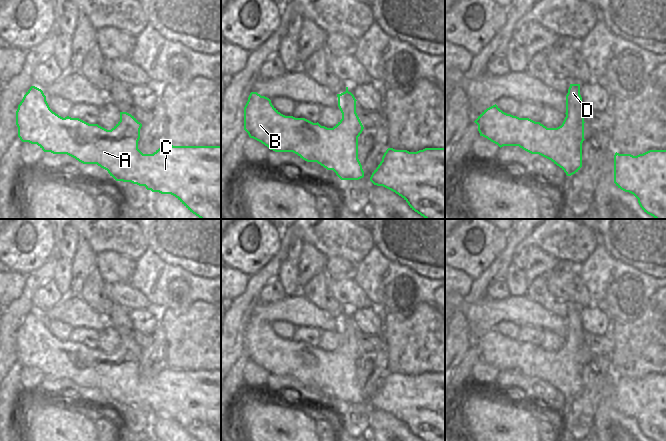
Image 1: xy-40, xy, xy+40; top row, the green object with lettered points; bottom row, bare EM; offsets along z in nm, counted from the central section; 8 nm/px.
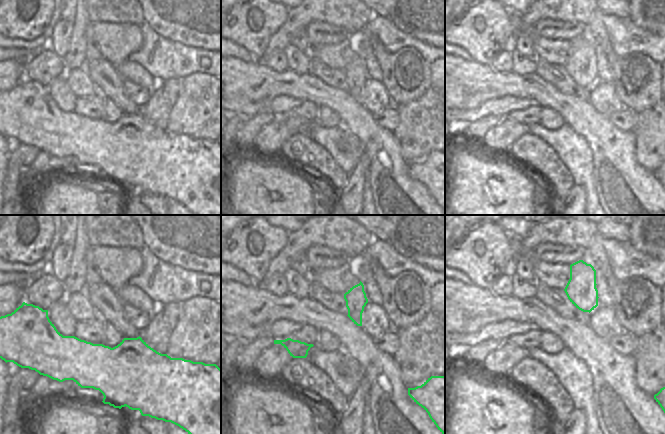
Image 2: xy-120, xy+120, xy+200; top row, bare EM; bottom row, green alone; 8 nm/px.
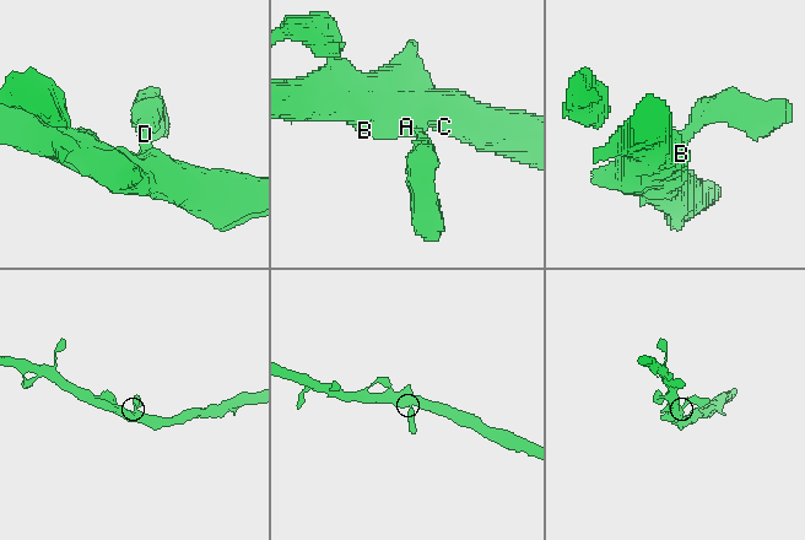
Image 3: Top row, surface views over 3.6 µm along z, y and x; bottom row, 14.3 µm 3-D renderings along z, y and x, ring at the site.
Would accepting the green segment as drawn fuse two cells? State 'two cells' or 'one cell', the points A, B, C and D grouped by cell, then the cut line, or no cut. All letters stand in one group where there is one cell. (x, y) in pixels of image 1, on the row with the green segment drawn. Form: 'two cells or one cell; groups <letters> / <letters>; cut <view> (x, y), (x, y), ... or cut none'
one cell; groups A B C D; cut none

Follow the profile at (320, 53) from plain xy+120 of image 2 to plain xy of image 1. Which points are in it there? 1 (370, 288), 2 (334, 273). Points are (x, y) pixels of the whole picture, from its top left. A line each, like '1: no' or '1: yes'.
1: no
2: no

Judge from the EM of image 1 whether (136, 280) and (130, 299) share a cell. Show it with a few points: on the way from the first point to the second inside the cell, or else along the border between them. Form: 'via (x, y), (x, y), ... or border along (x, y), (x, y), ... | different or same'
border along (127, 282), (135, 287), (150, 304) | different

